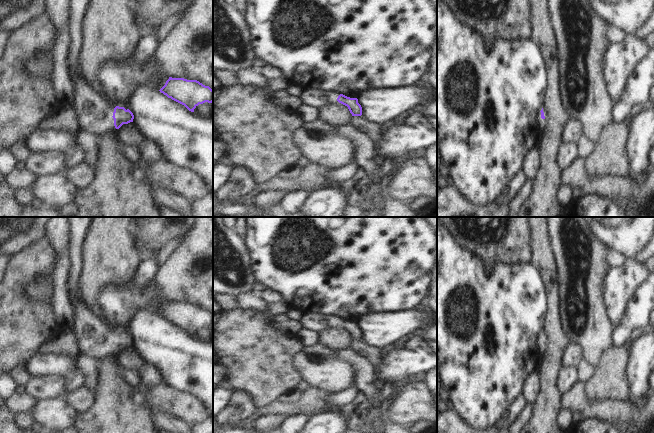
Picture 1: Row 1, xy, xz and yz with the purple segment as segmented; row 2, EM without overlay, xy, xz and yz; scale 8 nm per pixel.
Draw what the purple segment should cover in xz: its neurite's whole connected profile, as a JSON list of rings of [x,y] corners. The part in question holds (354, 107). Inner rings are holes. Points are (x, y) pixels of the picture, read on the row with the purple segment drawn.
[[[304,88],[299,96],[302,104],[307,106],[313,106],[315,108],[320,108],[332,102],[338,101],[339,103],[348,107],[352,116],[361,116],[362,107],[358,103],[357,98],[350,98],[343,94],[338,97],[327,90],[321,90],[319,88]]]

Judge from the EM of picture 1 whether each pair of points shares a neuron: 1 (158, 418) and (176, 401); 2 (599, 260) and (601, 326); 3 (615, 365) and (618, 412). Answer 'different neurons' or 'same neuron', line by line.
1: different neurons
2: same neuron
3: different neurons

